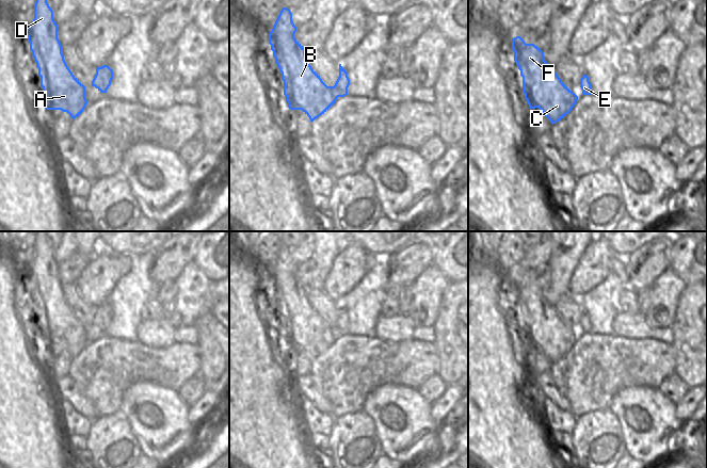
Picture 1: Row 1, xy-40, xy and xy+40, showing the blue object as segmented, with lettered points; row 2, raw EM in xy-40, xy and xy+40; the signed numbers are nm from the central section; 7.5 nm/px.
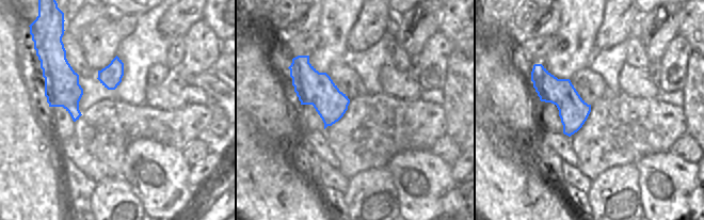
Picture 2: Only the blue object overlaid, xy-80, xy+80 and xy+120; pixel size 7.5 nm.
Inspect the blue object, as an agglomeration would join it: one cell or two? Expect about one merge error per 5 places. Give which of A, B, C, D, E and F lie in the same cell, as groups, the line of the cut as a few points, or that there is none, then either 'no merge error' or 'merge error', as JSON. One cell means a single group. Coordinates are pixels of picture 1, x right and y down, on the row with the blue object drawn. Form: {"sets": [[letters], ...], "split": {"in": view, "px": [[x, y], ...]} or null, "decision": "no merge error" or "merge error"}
{"sets": [["A", "B", "C", "D", "E", "F"]], "split": null, "decision": "no merge error"}

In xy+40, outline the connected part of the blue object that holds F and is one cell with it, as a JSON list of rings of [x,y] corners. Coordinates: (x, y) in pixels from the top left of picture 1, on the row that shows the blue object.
[[[516,36],[512,38],[512,50],[529,108],[539,108],[552,125],[558,123],[572,111],[578,96],[561,81],[537,46]]]

